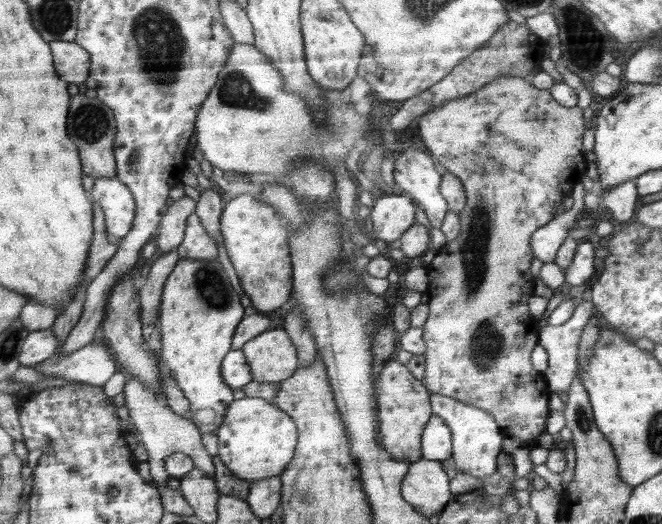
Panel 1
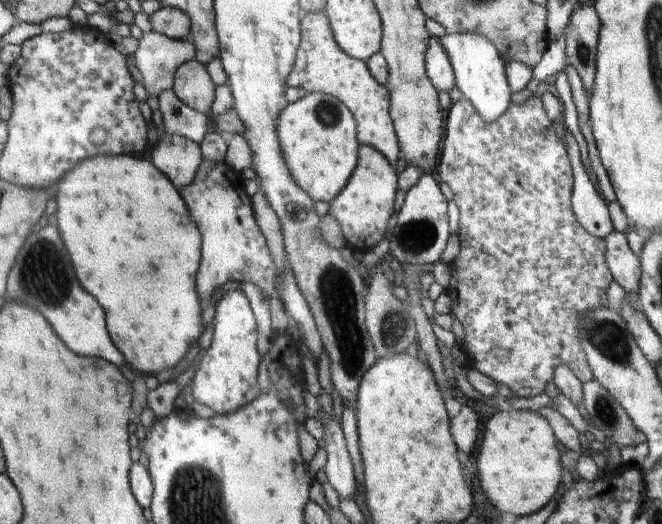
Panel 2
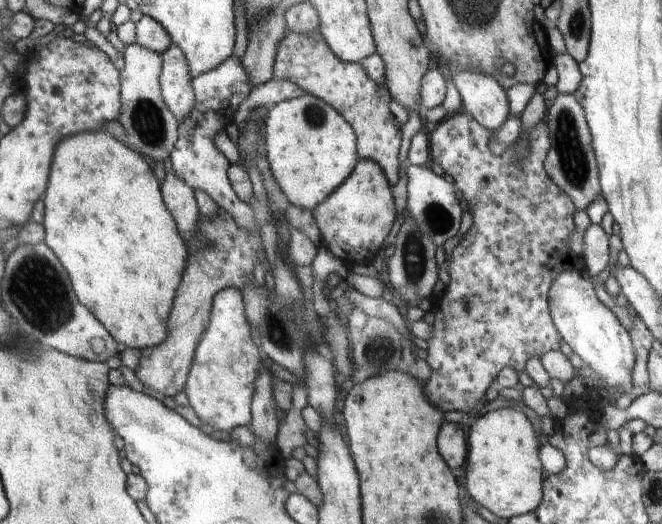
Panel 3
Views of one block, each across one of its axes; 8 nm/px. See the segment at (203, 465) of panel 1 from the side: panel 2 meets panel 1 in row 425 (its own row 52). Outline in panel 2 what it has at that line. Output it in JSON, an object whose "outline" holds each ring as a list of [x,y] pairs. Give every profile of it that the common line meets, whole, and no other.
{"outline":[[[145,30],[142,37],[138,39],[138,49],[133,54],[136,60],[136,68],[142,74],[142,82],[147,96],[156,98],[164,90],[170,90],[175,83],[176,70],[196,58],[196,46],[191,40],[172,40],[168,36],[162,36],[154,30]]]}

